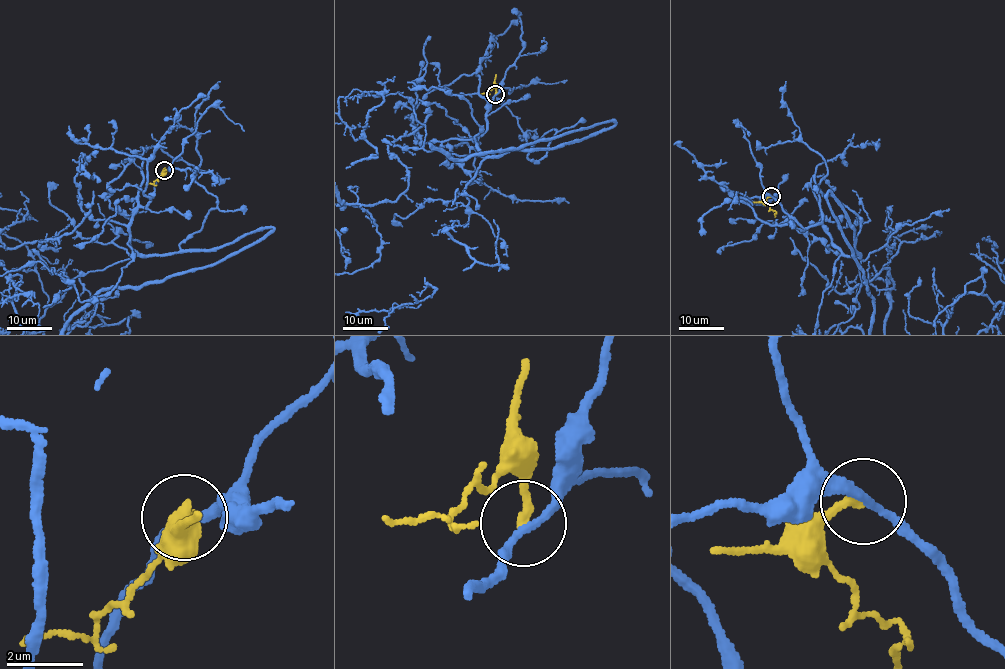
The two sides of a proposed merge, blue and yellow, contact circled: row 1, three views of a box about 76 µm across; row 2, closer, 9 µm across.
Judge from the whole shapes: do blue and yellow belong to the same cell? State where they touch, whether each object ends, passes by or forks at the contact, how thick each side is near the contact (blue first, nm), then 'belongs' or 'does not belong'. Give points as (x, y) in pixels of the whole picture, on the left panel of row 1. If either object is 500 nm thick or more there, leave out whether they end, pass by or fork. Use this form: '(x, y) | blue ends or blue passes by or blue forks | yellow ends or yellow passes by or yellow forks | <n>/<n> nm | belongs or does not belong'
(164, 170) | blue passes by | yellow ends | 190/240 nm | does not belong

